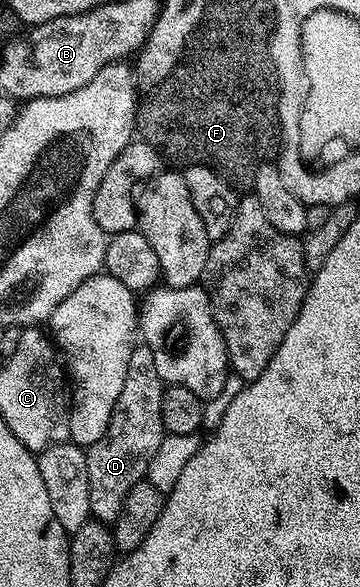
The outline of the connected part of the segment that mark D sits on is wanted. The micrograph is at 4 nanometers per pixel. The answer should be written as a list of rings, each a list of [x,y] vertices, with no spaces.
[[[133,345],[130,364],[126,364],[126,384],[122,384],[122,396],[118,396],[118,404],[110,416],[110,424],[102,440],[86,450],[90,508],[95,521],[115,523],[118,512],[122,512],[126,492],[130,492],[134,484],[145,481],[150,460],[154,457],[154,452],[158,452],[158,444],[162,444],[166,433],[160,411],[165,385],[158,376],[158,368],[154,368],[154,352],[150,352],[146,345]]]

